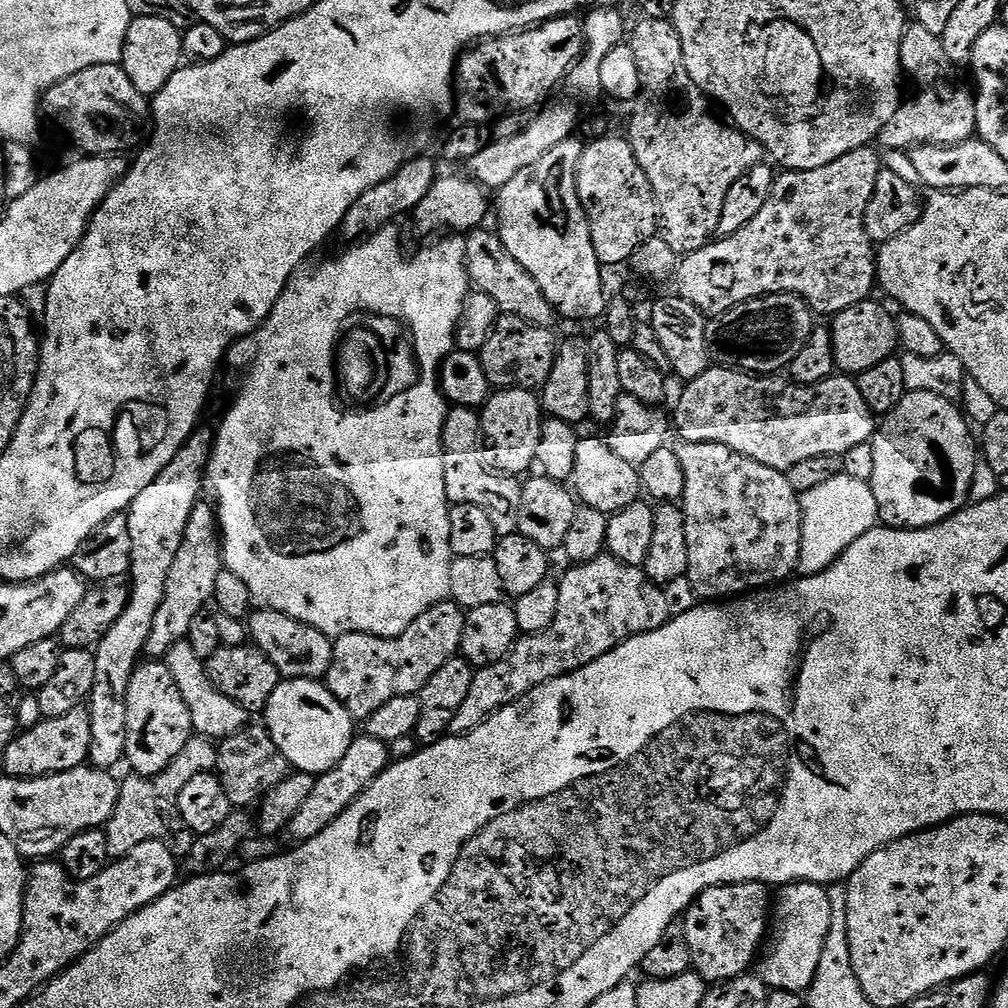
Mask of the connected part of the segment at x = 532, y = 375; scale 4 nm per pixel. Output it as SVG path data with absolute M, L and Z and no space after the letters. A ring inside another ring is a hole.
M501 314L496 317L496 328L486 338L478 353L482 362L482 370L486 370L486 378L494 386L523 386L529 390L543 389L546 378L550 378L550 370L554 370L557 333L550 328L534 326L526 322L526 318Z

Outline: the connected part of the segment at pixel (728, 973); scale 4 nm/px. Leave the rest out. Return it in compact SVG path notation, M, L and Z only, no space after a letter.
M719 884L717 888L707 888L707 890L701 895L697 896L696 900L691 906L689 906L687 912L682 917L682 923L686 930L687 941L690 942L691 954L692 954L692 966L693 969L702 977L706 982L723 982L726 980L732 980L735 976L743 976L749 971L748 968L752 964L752 959L756 956L756 951L760 948L760 943L765 943L766 937L770 932L770 888L766 884Z

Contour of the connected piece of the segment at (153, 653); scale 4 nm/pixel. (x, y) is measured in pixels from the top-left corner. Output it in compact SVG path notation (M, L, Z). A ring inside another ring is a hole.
M207 503L197 504L190 514L190 522L186 522L182 546L178 546L174 566L170 566L170 578L166 578L166 594L162 598L162 606L158 606L158 614L154 614L154 630L150 630L150 638L146 638L145 657L167 657L168 651L179 640L187 637L194 618L198 618L207 609L204 608L207 604L213 603L218 576L225 569L224 546L216 509Z

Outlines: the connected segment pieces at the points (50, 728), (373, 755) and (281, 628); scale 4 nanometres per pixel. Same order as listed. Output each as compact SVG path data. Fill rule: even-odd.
M87 707L70 710L62 718L41 722L32 728L21 731L21 736L9 739L4 748L4 768L12 778L35 778L53 776L59 772L69 772L81 767L88 760L90 750L90 714Z
M361 734L352 739L350 750L342 754L342 762L338 762L338 766L334 766L330 771L321 772L316 776L314 790L307 795L306 802L294 814L286 829L287 835L292 835L293 841L303 842L326 830L326 826L330 826L334 818L338 818L388 769L390 763L388 752L389 745L373 736Z
M261 607L253 611L247 625L251 643L276 663L283 679L323 681L327 677L334 658L333 637L322 634L322 630L314 630L308 622L298 622L298 618L290 618L290 614L282 614L273 608Z

